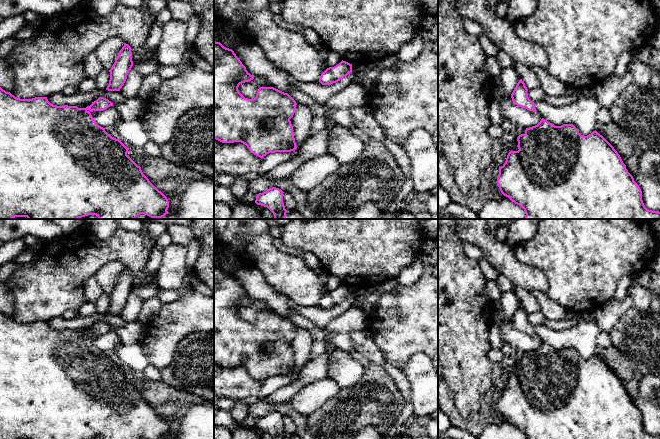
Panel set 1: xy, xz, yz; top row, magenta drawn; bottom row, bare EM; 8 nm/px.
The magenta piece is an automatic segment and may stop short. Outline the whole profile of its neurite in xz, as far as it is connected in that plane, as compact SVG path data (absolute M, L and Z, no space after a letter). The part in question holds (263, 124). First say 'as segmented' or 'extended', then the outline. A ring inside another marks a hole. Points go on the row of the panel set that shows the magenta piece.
as segmented; M214 41L214 139L222 143L241 142L261 159L269 153L296 150L290 121L296 110L296 101L274 87L260 87L254 99L245 98L238 87L254 77L232 49Z

